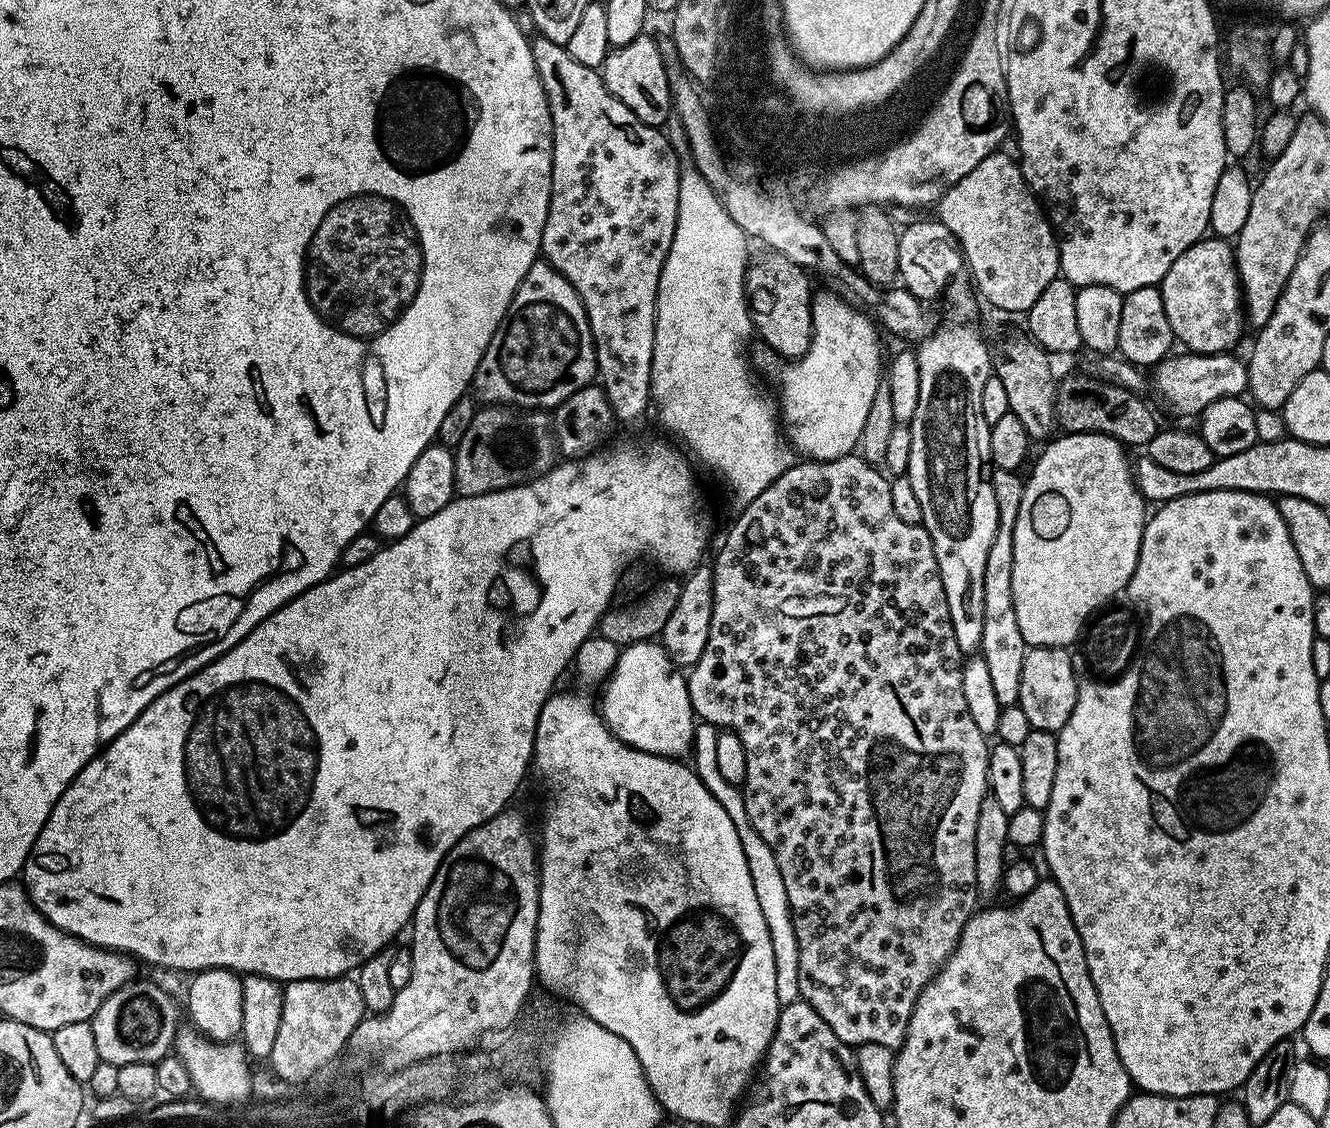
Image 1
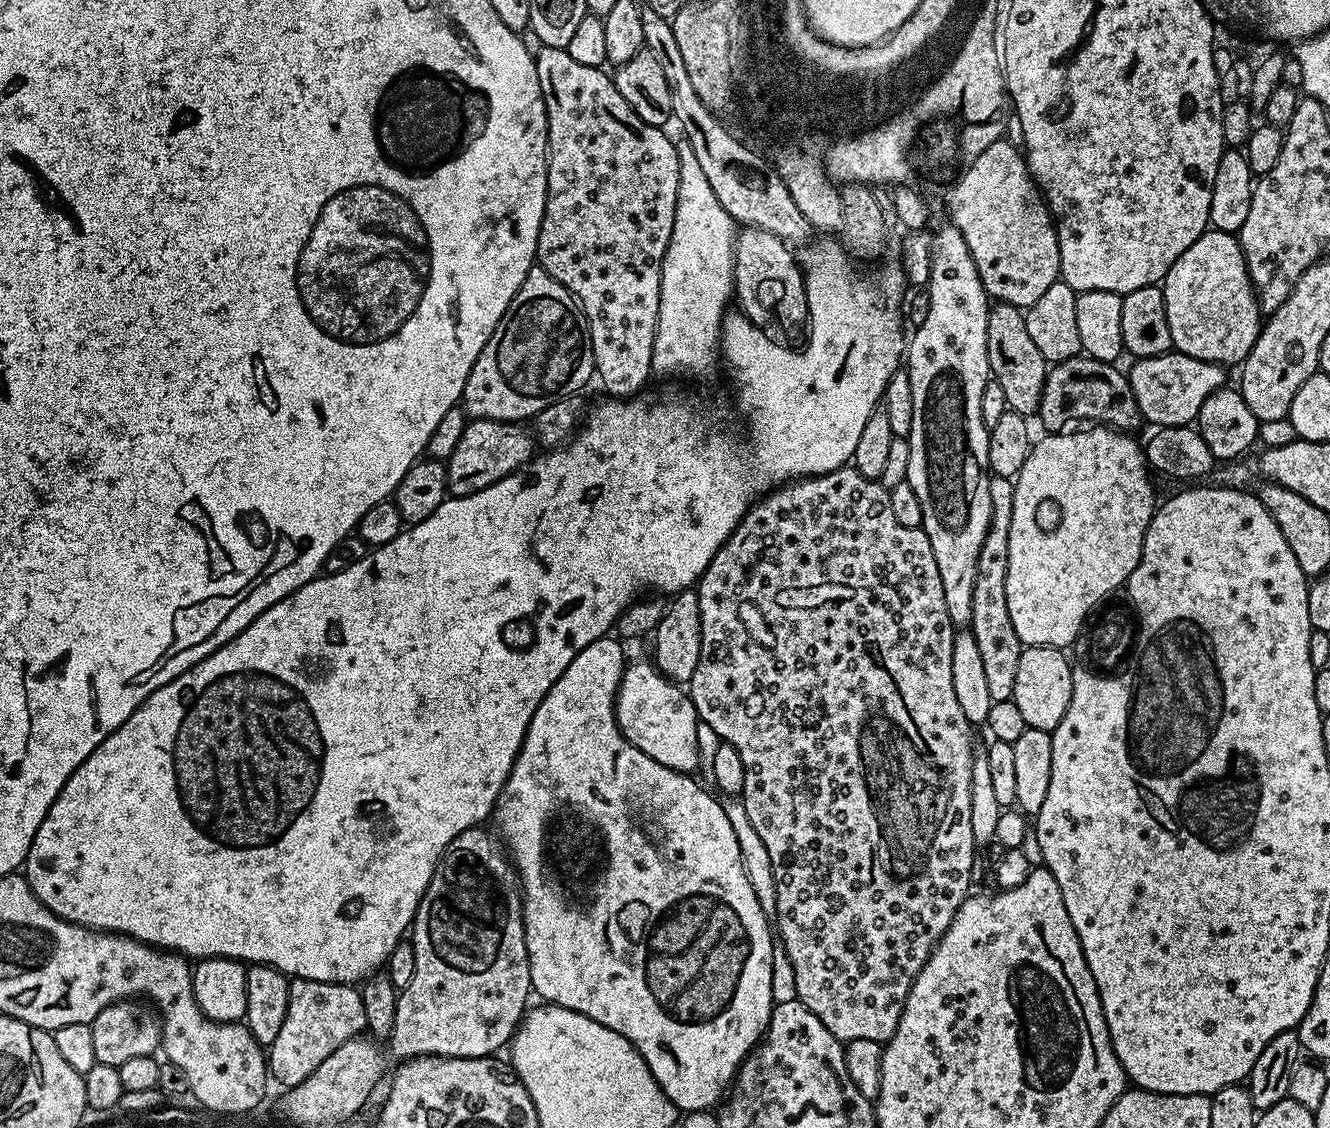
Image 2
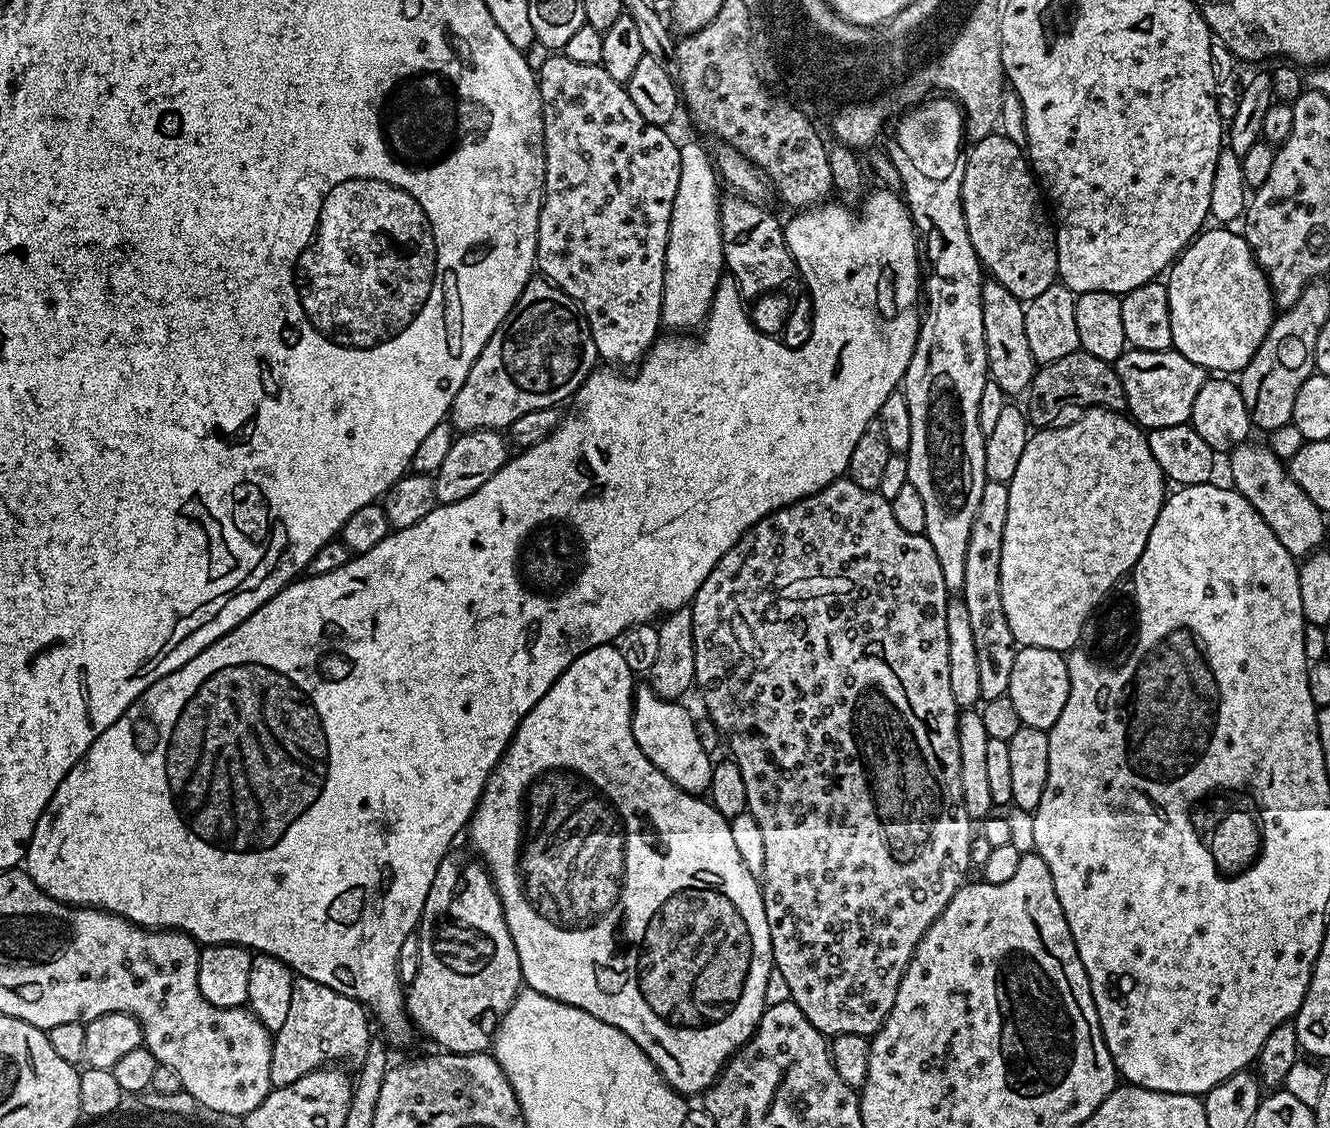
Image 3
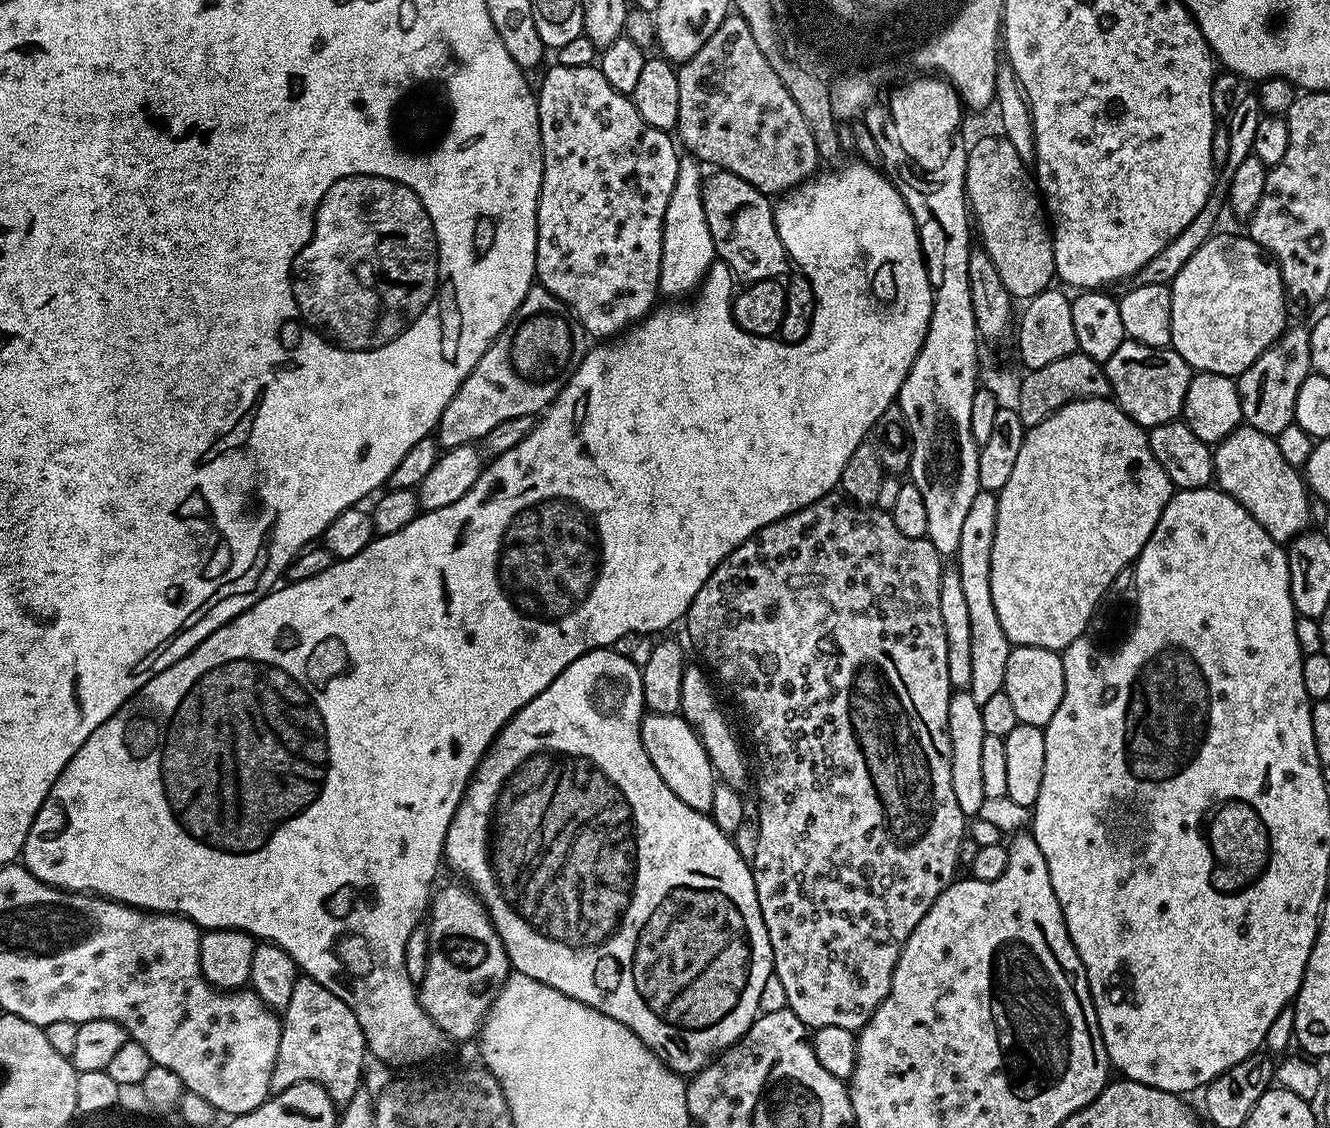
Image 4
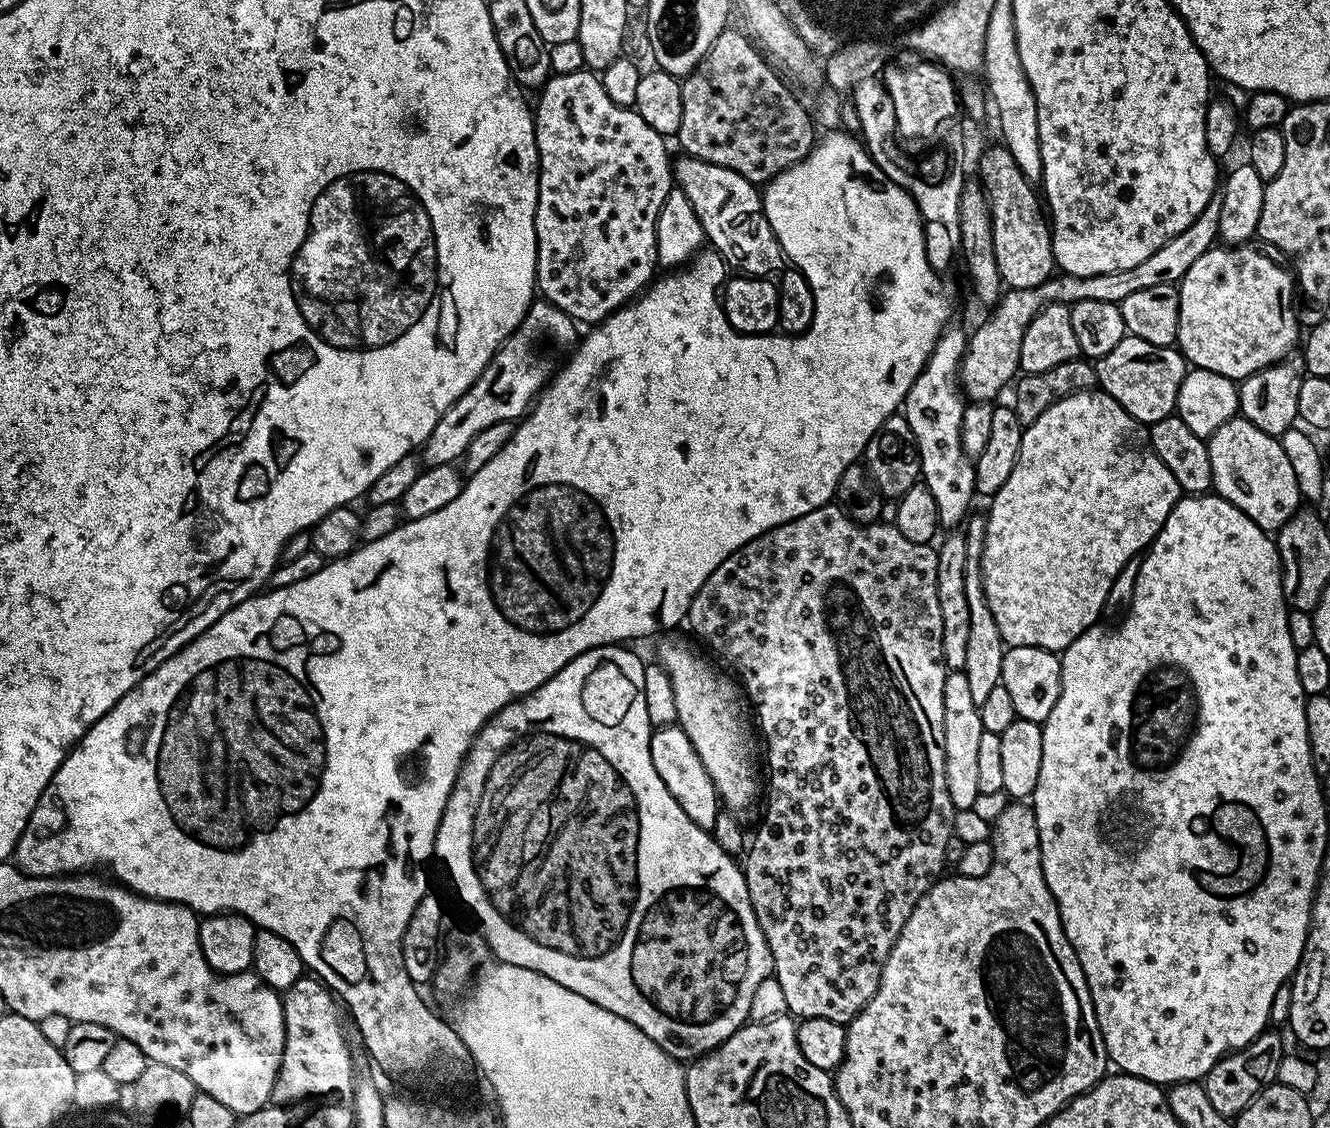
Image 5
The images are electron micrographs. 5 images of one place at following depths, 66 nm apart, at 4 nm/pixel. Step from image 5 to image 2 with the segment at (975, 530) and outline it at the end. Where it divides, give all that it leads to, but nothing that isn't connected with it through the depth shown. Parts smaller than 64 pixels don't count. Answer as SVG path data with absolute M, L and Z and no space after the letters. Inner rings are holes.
M992 476L988 482L990 490L990 526L986 538L982 542L982 550L978 550L978 574L974 574L974 610L970 631L974 634L974 642L978 642L978 651L984 663L986 683L990 690L992 702L1006 702L1014 694L1014 677L1018 670L1018 658L1024 653L1025 645L1021 644L1014 622L1010 622L1010 609L1006 607L1006 570L1010 566L1010 518L1014 515L1014 483L1006 476Z

